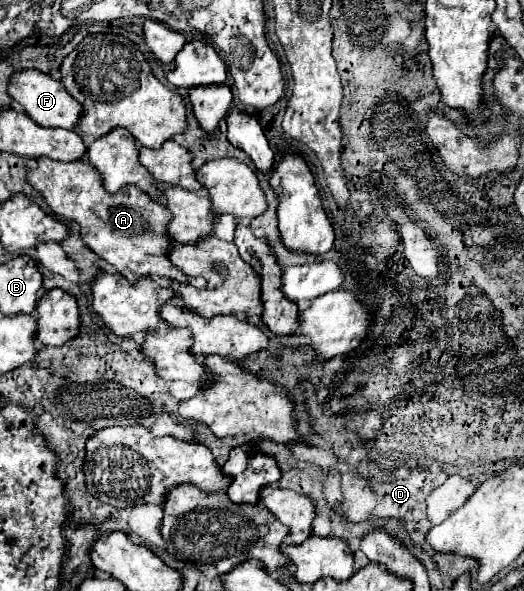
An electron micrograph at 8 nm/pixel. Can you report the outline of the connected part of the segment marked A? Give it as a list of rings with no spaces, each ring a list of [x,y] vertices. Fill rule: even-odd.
[[[37,160],[37,168],[29,168],[29,184],[41,192],[49,208],[65,218],[67,222],[77,222],[81,226],[83,242],[103,260],[113,264],[129,282],[141,276],[159,276],[169,282],[191,284],[195,288],[205,288],[207,280],[191,278],[183,274],[169,260],[169,250],[173,246],[169,238],[167,224],[171,222],[171,212],[161,206],[155,198],[147,196],[135,186],[127,186],[115,194],[107,192],[101,174],[87,162],[57,162],[57,160]]]

